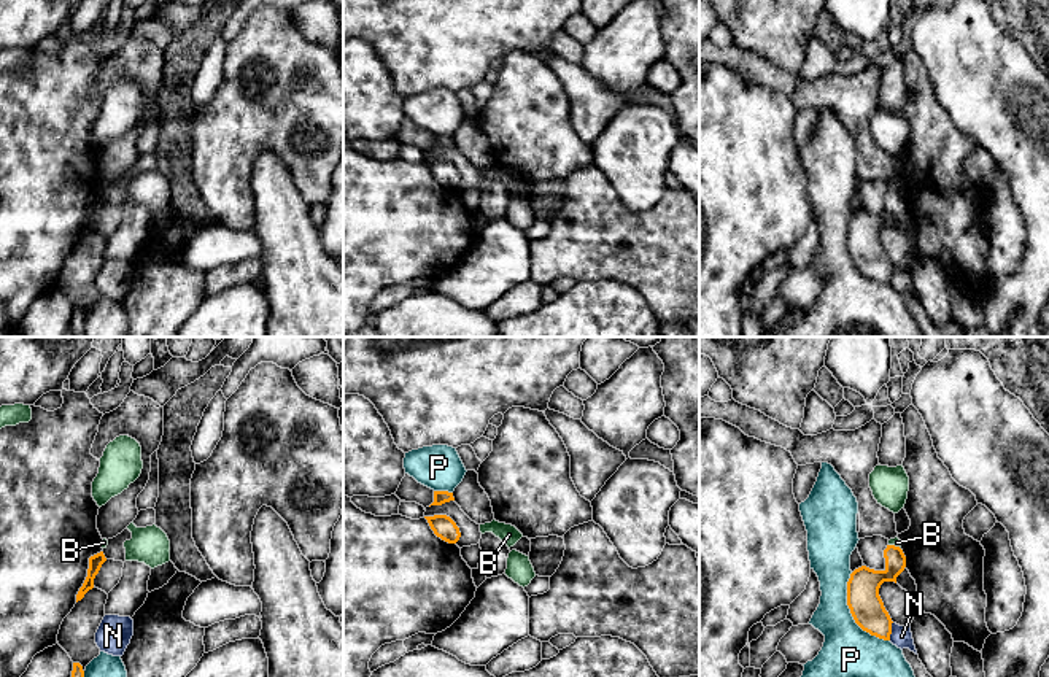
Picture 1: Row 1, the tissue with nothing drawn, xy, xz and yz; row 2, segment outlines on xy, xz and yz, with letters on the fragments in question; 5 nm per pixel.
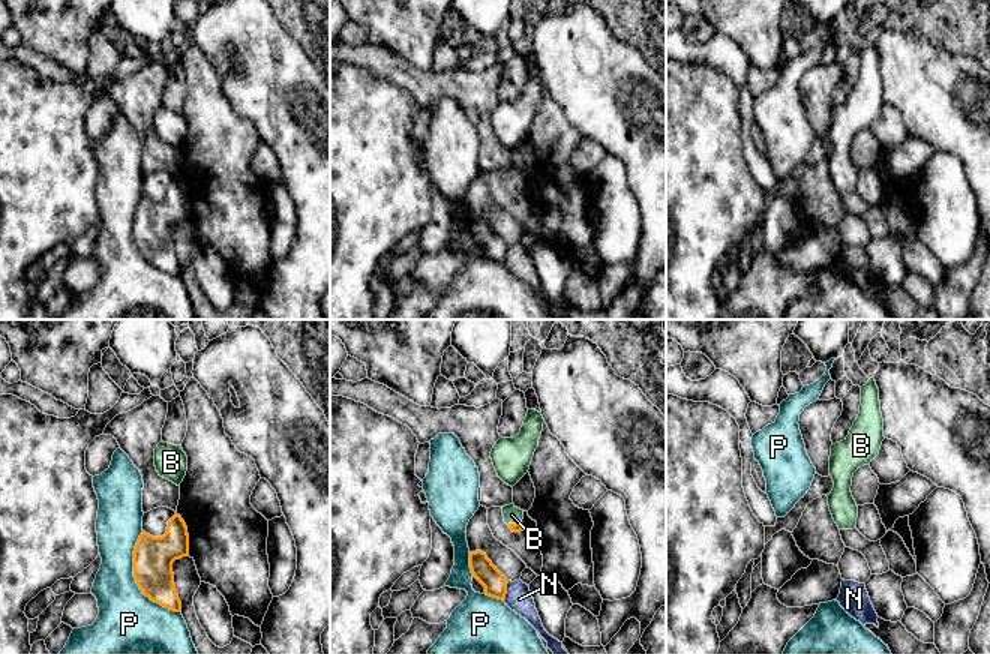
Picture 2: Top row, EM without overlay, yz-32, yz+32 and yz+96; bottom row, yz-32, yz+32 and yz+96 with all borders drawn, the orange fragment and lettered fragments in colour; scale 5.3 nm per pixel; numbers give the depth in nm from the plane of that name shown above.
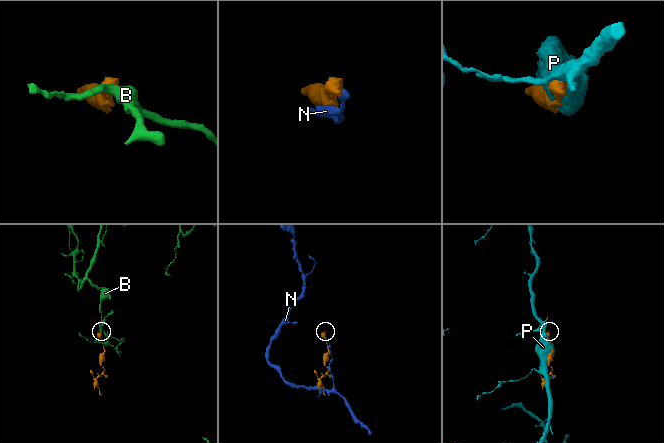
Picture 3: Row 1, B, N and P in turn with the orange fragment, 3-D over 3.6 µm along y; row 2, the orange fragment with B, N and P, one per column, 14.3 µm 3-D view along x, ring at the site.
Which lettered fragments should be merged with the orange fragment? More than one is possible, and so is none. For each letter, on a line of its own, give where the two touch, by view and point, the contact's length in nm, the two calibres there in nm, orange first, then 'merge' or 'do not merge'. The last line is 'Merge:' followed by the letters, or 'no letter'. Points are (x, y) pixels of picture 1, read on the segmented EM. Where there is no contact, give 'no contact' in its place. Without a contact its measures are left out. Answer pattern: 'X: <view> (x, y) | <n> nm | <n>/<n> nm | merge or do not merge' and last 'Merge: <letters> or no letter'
B: yz (894, 545) | 70 nm | 160/50 nm | merge
N: yz (890, 631) | 100 nm | 170/110 nm | do not merge
P: yz (851, 612) | 400 nm | 170/260 nm | do not merge
Merge: B

